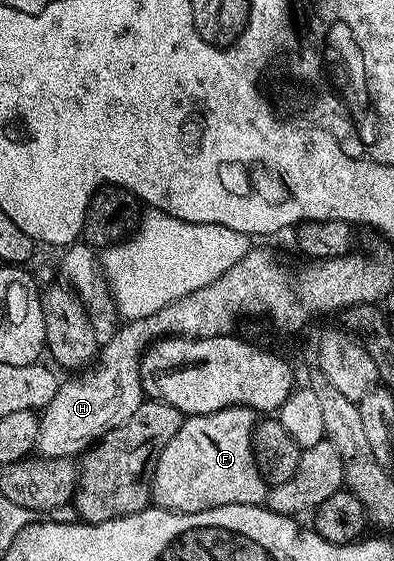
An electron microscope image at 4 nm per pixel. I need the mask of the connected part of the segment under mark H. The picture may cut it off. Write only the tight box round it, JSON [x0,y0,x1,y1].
[36,250,306,459]

